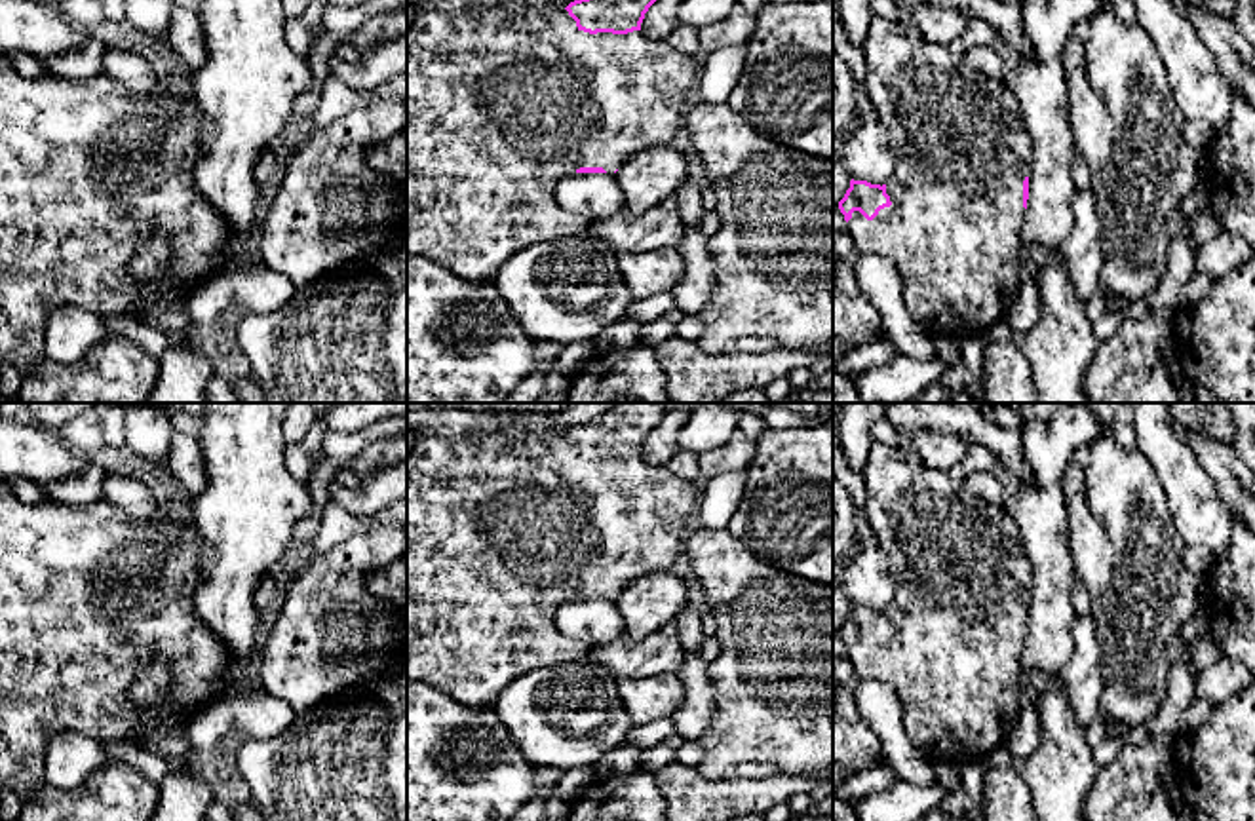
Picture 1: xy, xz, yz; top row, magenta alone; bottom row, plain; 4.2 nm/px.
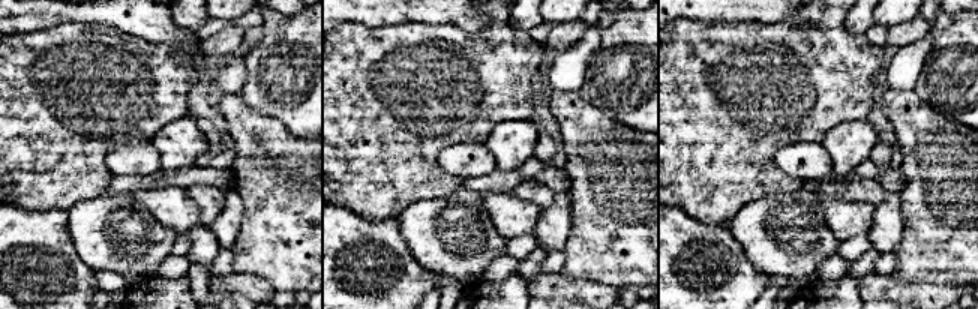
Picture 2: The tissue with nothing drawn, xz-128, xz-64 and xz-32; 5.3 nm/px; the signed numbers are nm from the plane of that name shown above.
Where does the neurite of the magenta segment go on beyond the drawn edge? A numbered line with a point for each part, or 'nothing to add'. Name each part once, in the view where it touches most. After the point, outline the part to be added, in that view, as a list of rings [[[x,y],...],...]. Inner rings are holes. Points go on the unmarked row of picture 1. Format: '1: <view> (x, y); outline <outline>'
1: xz (501, 533); outline [[[565,433],[513,441],[502,435],[426,437],[418,441],[407,452],[407,680],[426,682],[470,707],[492,707],[500,694],[525,671],[588,659],[589,646],[565,637],[557,629],[555,610],[580,593],[603,593],[608,601],[614,601],[633,580],[669,570],[685,549],[698,502],[700,492],[694,483],[673,475],[667,466],[648,464],[641,456],[589,460],[576,452]]]

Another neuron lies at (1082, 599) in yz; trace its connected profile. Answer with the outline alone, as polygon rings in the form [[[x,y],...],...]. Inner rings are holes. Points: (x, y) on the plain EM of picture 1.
[[[1076,576],[1071,587],[1071,597],[1072,597],[1072,608],[1078,616],[1090,614],[1093,597],[1088,591],[1086,583]]]

